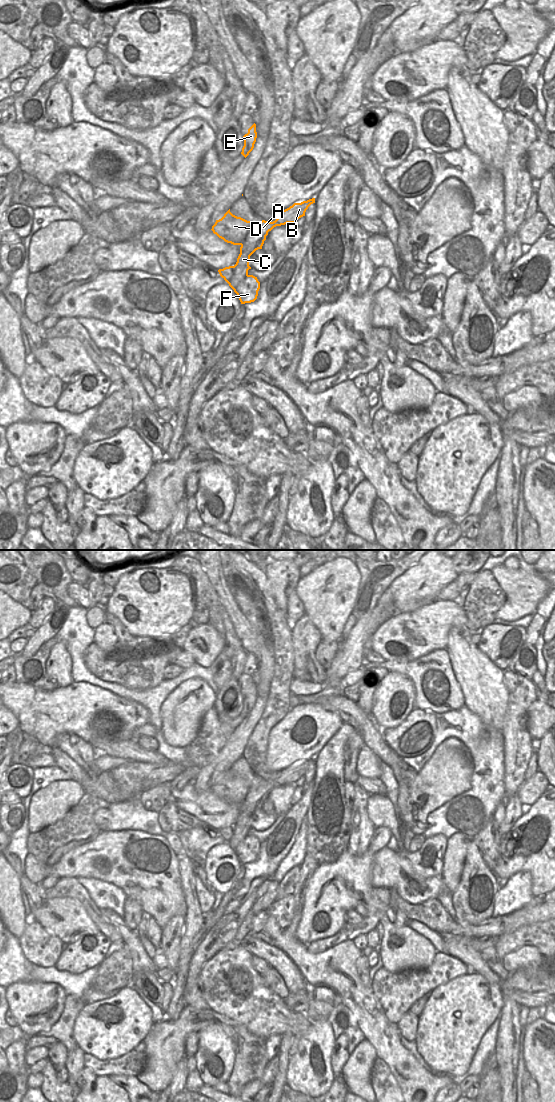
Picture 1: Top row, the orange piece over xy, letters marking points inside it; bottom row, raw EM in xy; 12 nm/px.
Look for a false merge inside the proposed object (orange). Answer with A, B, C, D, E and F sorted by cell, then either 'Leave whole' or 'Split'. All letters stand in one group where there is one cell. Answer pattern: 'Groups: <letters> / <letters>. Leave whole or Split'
Groups: A B / C D E F. Split

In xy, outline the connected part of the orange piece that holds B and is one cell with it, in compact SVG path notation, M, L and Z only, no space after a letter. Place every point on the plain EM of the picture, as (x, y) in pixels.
M315 758L303 761L301 763L294 763L289 768L281 770L280 776L275 781L267 782L262 780L259 783L253 783L252 788L254 791L257 791L259 795L262 795L265 801L268 792L274 787L285 785L287 783L295 783L299 778L305 776L306 770L313 763L315 763Z

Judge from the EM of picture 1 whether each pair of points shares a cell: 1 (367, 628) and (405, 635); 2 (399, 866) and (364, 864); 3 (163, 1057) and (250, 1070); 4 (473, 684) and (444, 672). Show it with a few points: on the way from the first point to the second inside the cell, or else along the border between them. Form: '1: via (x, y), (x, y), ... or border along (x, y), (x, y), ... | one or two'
1: border along (394, 615), (389, 617), (370, 638) | two
2: border along (375, 853), (372, 859), (372, 886) | two
3: via (185, 1028), (191, 1022), (214, 1016), (244, 1041) | one
4: border along (448, 653), (453, 675), (463, 698) | two

